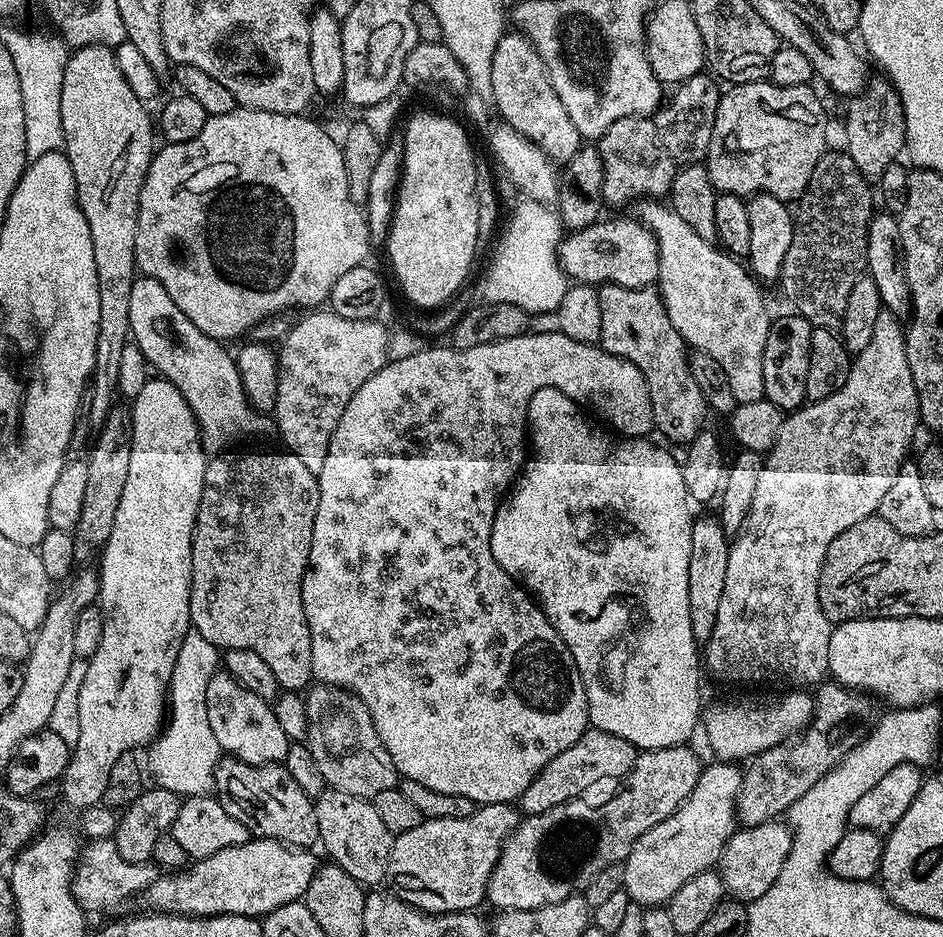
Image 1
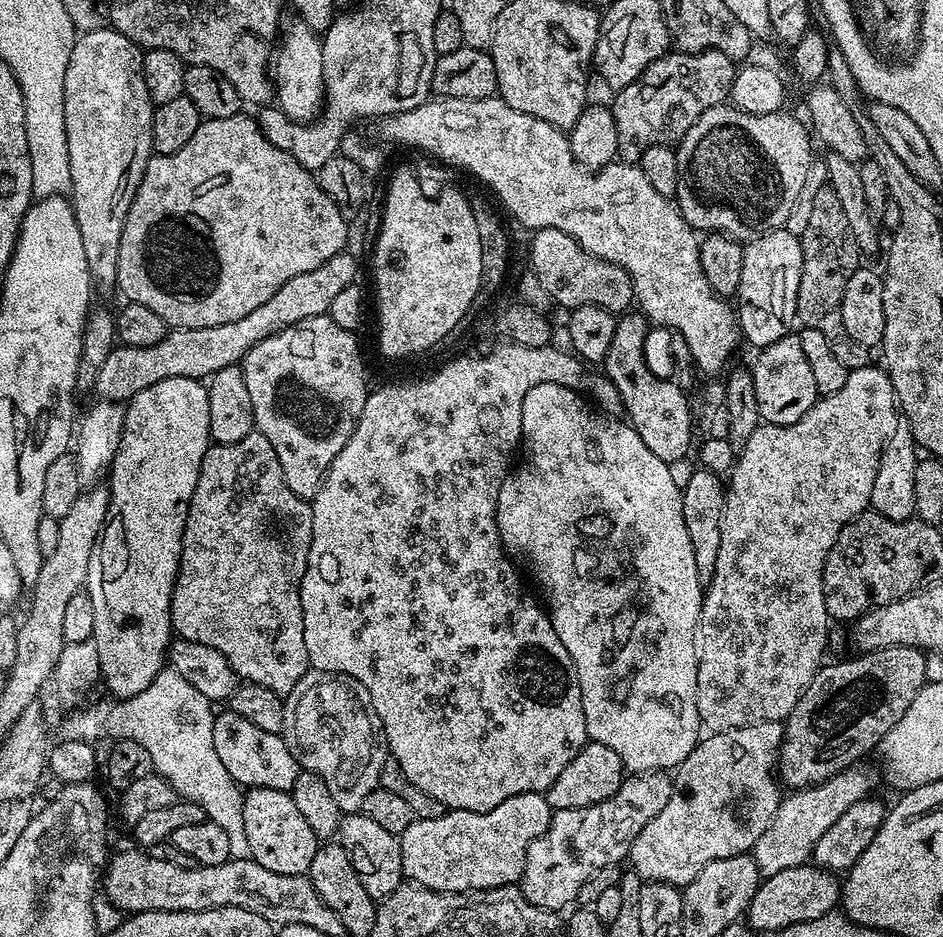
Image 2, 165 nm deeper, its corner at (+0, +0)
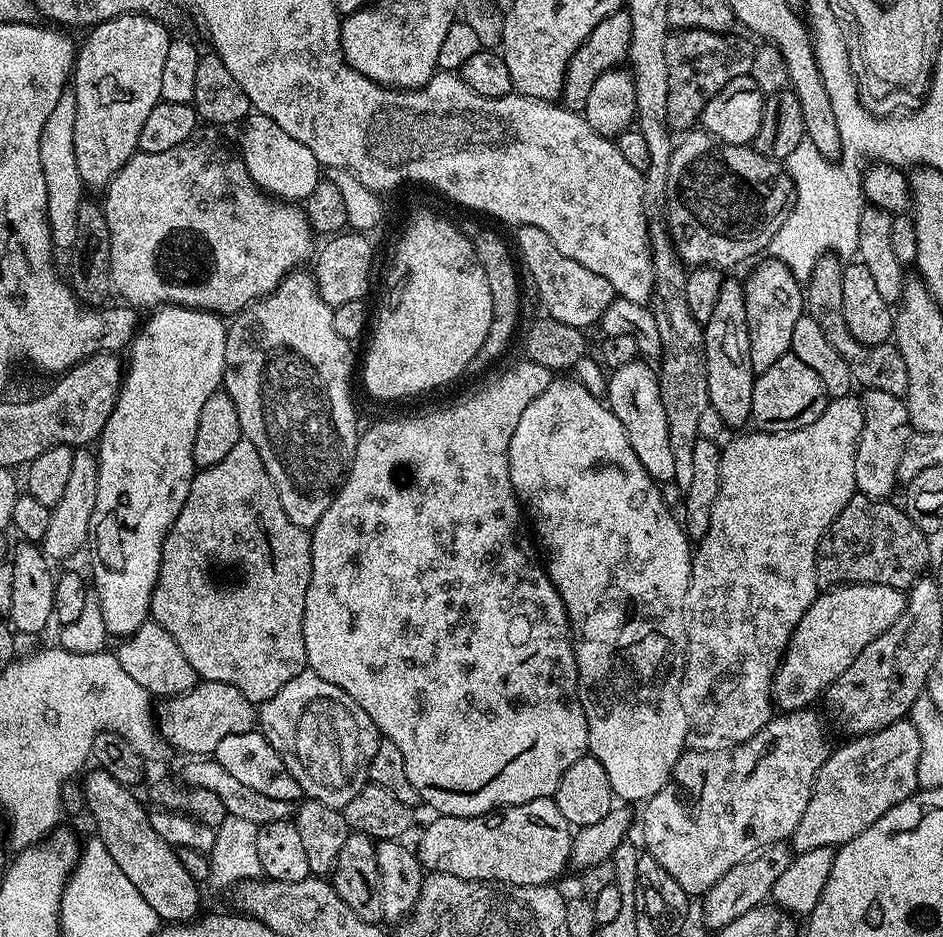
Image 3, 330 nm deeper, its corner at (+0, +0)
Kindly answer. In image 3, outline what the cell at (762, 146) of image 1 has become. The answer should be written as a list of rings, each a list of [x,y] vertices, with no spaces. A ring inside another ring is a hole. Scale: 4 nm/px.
[[[692,130],[687,133],[684,141],[677,143],[672,150],[670,158],[670,178],[668,179],[668,233],[672,236],[672,241],[676,247],[676,253],[688,266],[711,266],[721,270],[729,270],[735,264],[740,264],[743,260],[748,260],[751,256],[759,257],[767,249],[768,244],[778,234],[782,222],[786,222],[788,213],[792,210],[794,203],[794,189],[792,178],[787,171],[782,170],[777,161],[768,156],[763,156],[755,148],[747,144],[724,144],[721,140],[715,140],[709,132],[703,130]]]

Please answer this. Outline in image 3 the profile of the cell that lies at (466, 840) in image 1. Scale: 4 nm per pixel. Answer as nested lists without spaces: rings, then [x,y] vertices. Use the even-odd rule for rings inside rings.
[[[534,798],[530,802],[512,804],[508,808],[497,808],[485,816],[437,815],[424,828],[420,836],[418,855],[428,872],[454,874],[454,878],[467,880],[496,880],[500,884],[514,886],[538,886],[552,884],[569,867],[572,858],[574,829],[562,818],[555,799]]]

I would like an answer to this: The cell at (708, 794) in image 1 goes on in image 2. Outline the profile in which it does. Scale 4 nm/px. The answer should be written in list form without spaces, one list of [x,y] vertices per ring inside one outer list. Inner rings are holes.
[[[779,720],[754,722],[750,726],[705,735],[695,750],[674,769],[670,802],[666,802],[662,811],[642,826],[642,834],[634,838],[627,854],[627,859],[632,860],[631,871],[644,882],[653,880],[683,886],[694,882],[694,878],[698,878],[698,870],[702,870],[702,866],[710,866],[710,862],[718,858],[751,853],[766,826],[770,826],[782,799],[778,761],[783,741],[784,724]]]

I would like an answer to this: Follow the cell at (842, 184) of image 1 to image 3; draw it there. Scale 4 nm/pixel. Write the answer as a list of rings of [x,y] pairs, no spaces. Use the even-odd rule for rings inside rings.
[[[835,255],[820,257],[819,262],[812,267],[812,273],[806,282],[806,314],[814,318],[814,322],[818,322],[822,335],[846,361],[846,366],[850,366],[853,381],[861,389],[886,390],[886,394],[903,397],[908,391],[906,362],[902,362],[902,354],[897,350],[895,343],[863,344],[858,342],[858,338],[854,338],[854,334],[850,334],[850,329],[846,327],[846,314],[842,314],[843,273],[844,264]]]

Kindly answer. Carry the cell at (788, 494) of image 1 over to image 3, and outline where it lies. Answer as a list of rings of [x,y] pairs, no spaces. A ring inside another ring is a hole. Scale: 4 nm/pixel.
[[[849,394],[829,399],[824,412],[810,426],[802,426],[802,430],[745,431],[733,435],[723,445],[720,493],[710,510],[710,526],[692,554],[690,586],[684,603],[688,648],[684,651],[680,701],[690,729],[689,749],[709,752],[741,744],[772,719],[772,679],[802,614],[810,610],[818,595],[818,542],[846,502],[857,495],[854,450],[863,421],[859,399]]]

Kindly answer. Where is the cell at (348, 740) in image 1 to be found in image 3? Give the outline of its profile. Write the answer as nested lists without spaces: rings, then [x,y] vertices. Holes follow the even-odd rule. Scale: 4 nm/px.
[[[311,670],[299,672],[274,698],[258,708],[258,730],[274,746],[276,753],[282,758],[286,770],[290,770],[298,778],[301,793],[307,799],[326,802],[326,806],[343,810],[369,784],[368,771],[374,758],[374,750],[378,750],[382,739],[380,731],[374,726],[370,714],[358,706],[346,690],[334,686],[334,682],[326,682]]]

